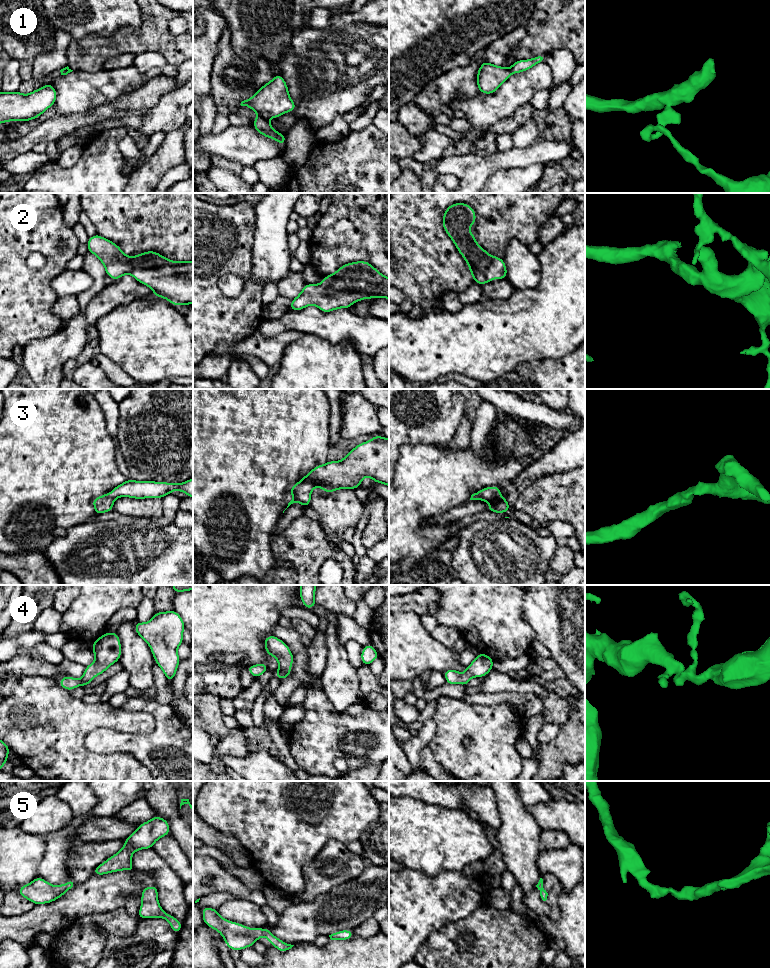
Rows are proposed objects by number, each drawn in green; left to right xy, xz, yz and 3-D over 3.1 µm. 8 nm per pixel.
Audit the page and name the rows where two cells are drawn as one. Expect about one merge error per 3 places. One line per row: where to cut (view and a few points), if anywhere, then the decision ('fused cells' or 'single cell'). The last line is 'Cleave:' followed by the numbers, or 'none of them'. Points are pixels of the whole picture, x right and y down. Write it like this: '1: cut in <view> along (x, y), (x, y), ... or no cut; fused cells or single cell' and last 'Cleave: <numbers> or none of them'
1: cut in xz along (258, 116), (266, 119); fused cells
2: no cut; single cell
3: no cut; single cell
4: no cut; single cell
5: no cut; single cell
Cleave: 1

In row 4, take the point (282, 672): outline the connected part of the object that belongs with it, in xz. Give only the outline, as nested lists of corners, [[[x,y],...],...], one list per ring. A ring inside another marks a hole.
[[[274,635],[265,637],[264,645],[266,653],[275,657],[279,663],[275,677],[279,680],[290,677],[294,655],[289,646]]]

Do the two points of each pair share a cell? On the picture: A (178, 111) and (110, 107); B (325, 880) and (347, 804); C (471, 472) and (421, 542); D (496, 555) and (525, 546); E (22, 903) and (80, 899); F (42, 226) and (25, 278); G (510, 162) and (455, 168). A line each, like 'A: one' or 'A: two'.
A: two
B: two
C: one
D: one
E: two
F: one
G: one

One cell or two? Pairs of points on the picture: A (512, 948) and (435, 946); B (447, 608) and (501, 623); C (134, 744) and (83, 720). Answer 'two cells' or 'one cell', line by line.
A: one cell
B: one cell
C: two cells

